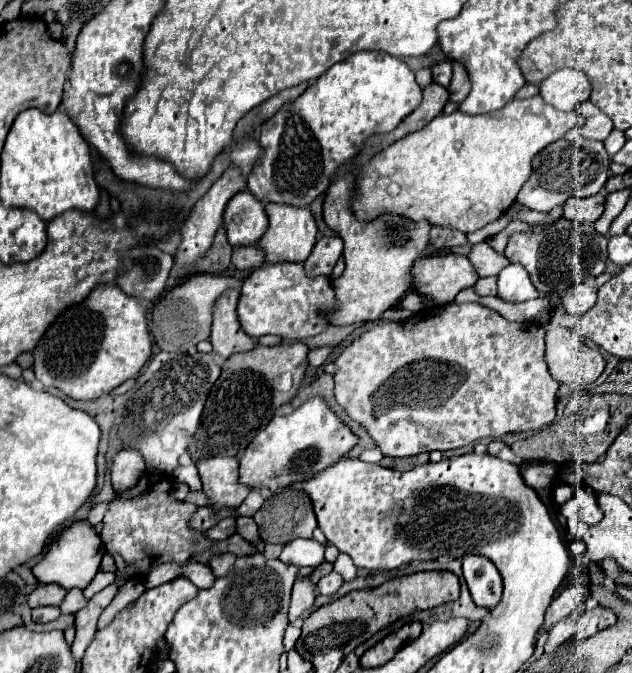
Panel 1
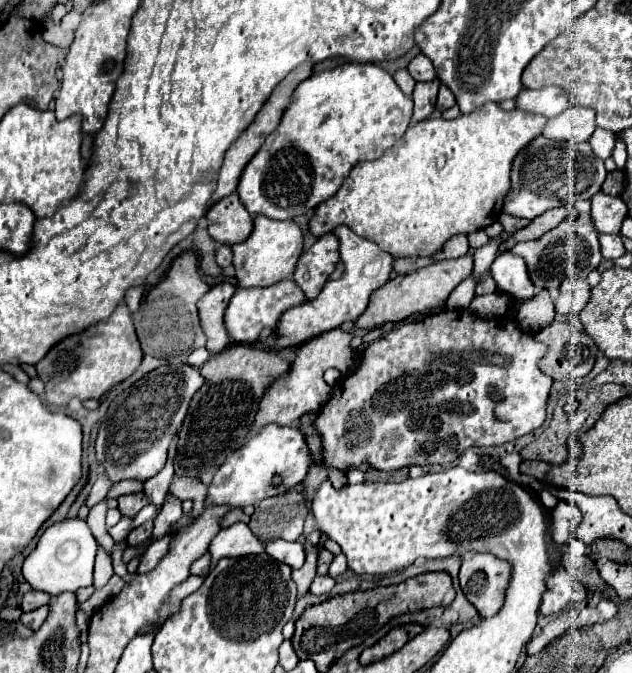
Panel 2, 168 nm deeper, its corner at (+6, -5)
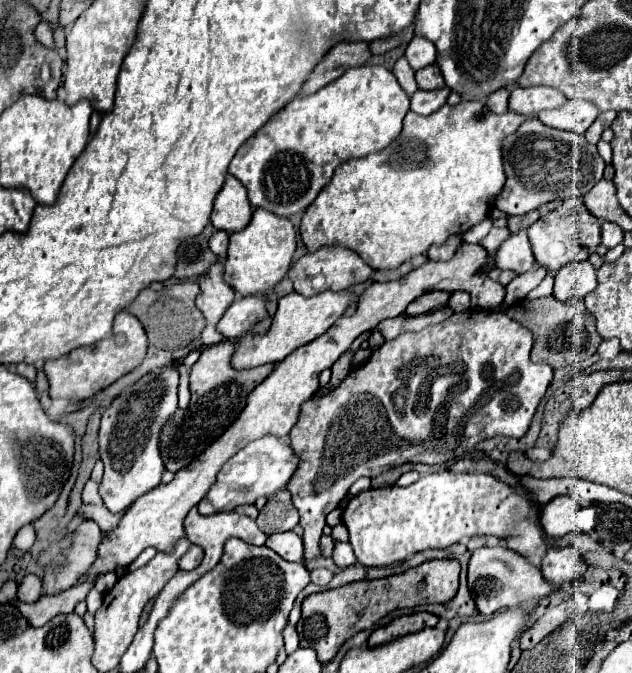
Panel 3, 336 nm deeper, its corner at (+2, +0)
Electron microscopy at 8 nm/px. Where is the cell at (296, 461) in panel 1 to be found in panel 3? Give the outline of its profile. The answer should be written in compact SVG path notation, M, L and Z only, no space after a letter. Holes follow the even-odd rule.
M262 436L244 446L240 452L236 452L236 456L232 456L232 460L228 460L228 464L224 464L216 476L216 484L212 484L208 496L200 500L198 510L202 516L212 516L220 512L232 512L242 504L254 504L260 496L272 496L276 490L282 490L288 484L296 464L298 458L284 440L276 436Z

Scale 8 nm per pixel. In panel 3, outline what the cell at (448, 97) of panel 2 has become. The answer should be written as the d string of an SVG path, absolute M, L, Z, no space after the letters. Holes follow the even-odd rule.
M440 88L440 90L430 90L430 92L416 90L410 96L410 110L416 114L422 114L422 116L428 116L446 102L448 94L450 94L450 88Z

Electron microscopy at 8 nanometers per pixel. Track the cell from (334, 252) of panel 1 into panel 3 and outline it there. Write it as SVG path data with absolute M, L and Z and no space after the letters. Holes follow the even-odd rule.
M326 246L326 248L320 248L318 252L314 254L304 254L288 272L288 276L292 278L294 282L294 290L300 292L302 296L314 296L318 292L326 292L326 290L346 290L354 284L362 284L366 280L370 280L372 276L372 268L352 250L348 248L336 248L336 246ZM320 278L320 284L316 284L314 280Z

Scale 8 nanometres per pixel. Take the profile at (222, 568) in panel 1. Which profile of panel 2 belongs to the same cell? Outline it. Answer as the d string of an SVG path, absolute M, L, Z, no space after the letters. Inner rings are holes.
M204 553L198 561L192 563L192 575L206 577L210 573L210 553Z

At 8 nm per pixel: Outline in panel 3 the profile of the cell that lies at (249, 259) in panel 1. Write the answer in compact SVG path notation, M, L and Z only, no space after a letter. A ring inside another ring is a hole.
M216 230L210 238L210 250L216 254L216 256L224 256L226 254L226 248L228 248L228 234L224 230Z

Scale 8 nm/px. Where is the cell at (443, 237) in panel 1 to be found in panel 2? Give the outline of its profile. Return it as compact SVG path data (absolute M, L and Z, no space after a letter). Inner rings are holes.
M402 257L402 259L394 261L394 271L396 273L412 273L420 267L430 265L430 263L434 263L432 257Z

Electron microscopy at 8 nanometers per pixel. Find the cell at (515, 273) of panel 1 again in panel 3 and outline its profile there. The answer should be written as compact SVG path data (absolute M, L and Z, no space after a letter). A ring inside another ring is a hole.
M520 230L516 234L510 234L500 248L496 250L494 256L496 266L500 266L502 270L514 270L518 274L528 272L534 266L534 254L530 248L530 240L528 240L528 232Z

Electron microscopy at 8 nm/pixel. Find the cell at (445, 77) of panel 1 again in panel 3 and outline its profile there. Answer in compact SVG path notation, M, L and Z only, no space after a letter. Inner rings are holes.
M414 36L410 44L406 46L406 58L414 70L420 70L424 66L434 64L436 60L436 48L430 40L424 40L420 36Z

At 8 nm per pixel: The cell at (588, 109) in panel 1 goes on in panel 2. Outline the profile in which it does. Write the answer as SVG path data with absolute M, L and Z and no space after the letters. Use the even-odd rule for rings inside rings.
M570 105L558 117L548 119L544 137L556 139L556 141L582 143L582 141L588 141L594 131L596 131L596 121L594 121L592 109L586 109L580 105Z

